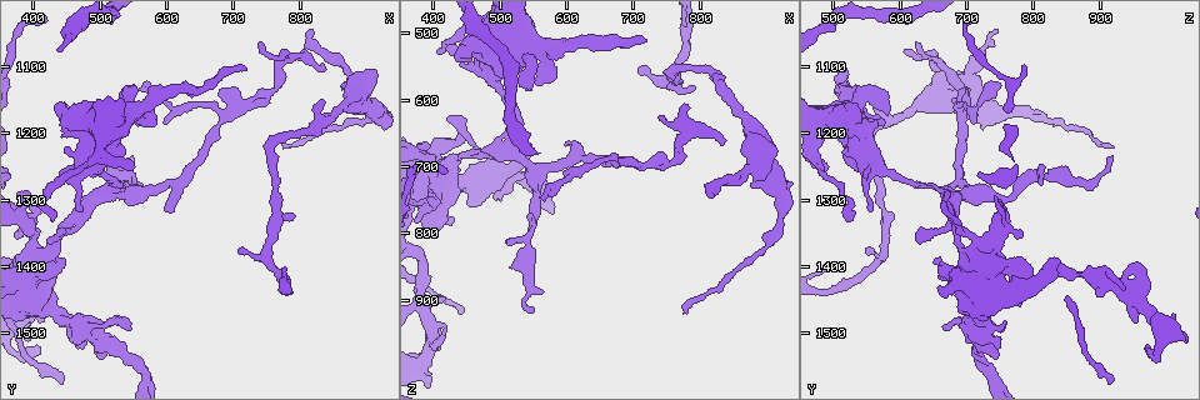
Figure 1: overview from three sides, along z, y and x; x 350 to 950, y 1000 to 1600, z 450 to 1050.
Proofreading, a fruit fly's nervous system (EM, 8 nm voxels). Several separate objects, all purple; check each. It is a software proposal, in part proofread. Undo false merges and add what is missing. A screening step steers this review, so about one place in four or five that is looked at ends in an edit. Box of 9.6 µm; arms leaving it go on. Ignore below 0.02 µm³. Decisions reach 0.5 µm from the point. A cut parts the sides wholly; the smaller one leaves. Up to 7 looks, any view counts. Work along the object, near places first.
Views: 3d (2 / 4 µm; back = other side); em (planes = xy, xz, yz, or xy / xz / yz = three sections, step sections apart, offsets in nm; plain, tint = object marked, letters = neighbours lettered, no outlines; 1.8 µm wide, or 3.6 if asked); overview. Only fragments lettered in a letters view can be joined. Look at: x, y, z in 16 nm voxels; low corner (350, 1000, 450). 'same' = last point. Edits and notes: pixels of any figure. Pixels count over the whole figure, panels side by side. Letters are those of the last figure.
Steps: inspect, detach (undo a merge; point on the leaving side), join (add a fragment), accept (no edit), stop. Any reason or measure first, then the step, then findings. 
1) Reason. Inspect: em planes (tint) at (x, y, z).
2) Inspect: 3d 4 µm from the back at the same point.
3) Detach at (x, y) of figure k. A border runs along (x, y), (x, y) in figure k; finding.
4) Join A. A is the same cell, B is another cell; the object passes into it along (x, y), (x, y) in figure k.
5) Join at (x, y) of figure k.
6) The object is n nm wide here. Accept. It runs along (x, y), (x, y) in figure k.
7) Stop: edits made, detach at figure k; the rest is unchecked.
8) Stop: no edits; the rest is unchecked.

Sharp bend. Inspect: 3d 2 µm at (395, 1330, 750).

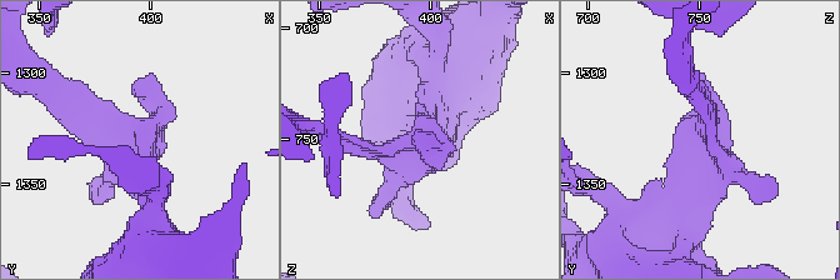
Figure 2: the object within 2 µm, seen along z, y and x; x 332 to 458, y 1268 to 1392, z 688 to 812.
Need the tissue. Inspect: em planes (letters) at (399, 1330, 752).

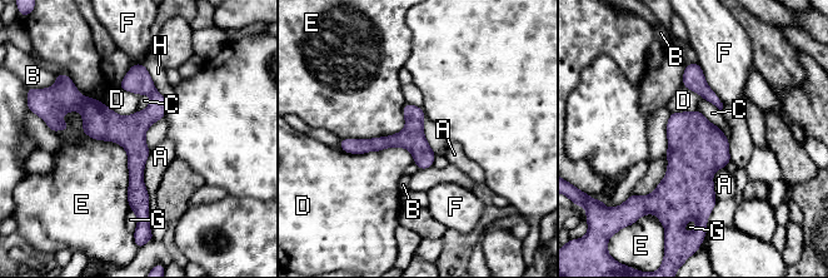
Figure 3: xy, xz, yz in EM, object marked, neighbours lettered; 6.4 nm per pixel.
Accept. A, B, C, D, E, F, G and H are other cells; a border runs along (342, 149), (405, 148), (414, 162) in figure 3; one cell here.

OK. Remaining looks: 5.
Thin end. Inspect: 3d 4 µm at (775, 1215, 910).

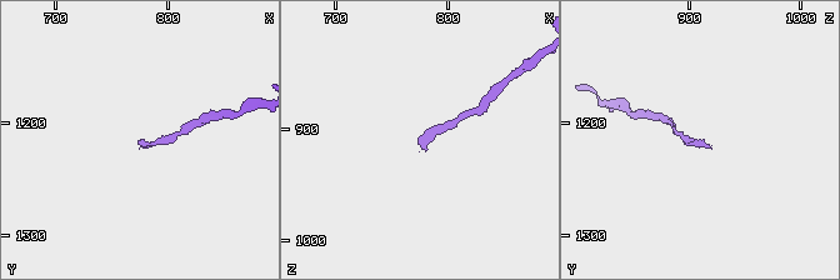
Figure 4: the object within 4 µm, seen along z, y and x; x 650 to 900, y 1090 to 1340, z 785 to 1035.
Shape alone is not enough. Inspect: em planes (letters) at (776, 1216, 912).

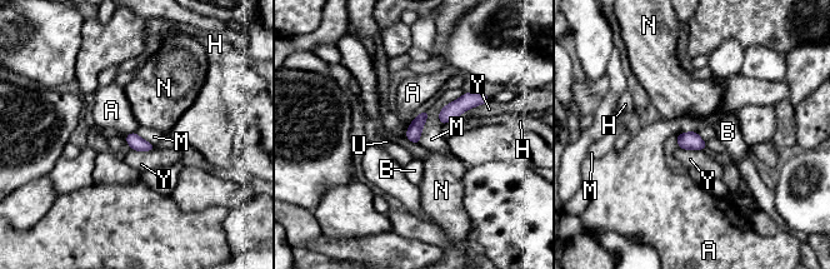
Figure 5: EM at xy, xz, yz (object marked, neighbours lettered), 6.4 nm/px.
The object is 90 nm wide here. Join at (715, 145) of figure 5. U is the same cell, A, B, H, M, N and Y are other cells; the object passes into it along (690, 140), (706, 144), (715, 145) in figure 5; it goes on there.

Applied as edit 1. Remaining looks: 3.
An open end. Inspect: 3d 4 µm at (830, 1150, 565).

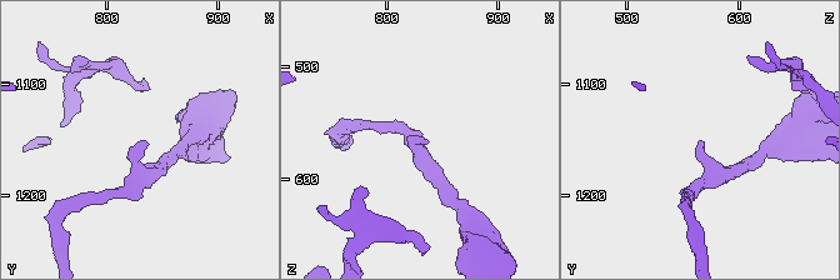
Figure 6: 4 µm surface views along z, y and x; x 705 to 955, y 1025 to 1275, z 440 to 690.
Now the EM. Inspect: em planes (letters) at (836, 1150, 570).

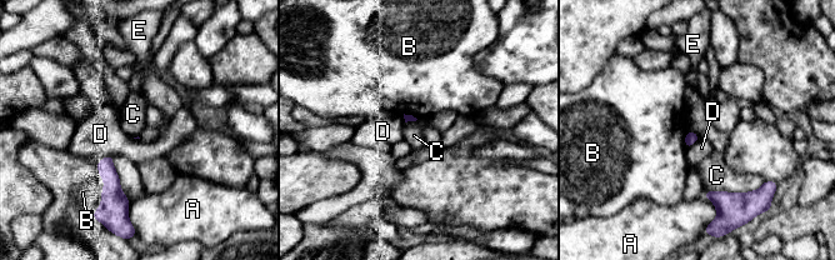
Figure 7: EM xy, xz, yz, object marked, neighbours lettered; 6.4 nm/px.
The longest contact is with C, 400 nm. Accept. A, B, C, D and E are other cells; a border runs along (764, 181), (748, 191), (704, 193) in figure 7; none of them fits.

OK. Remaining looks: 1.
Stop: edits made, join at figure 5; the rest is unchecked.

